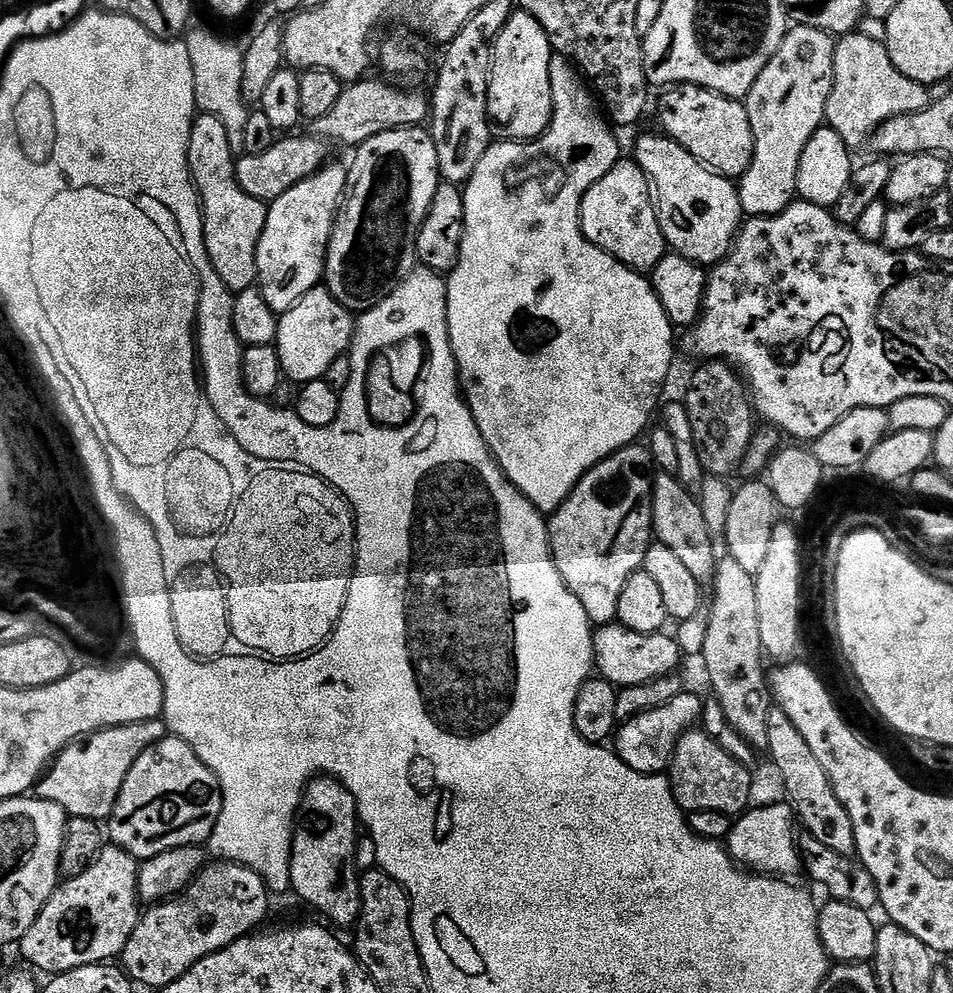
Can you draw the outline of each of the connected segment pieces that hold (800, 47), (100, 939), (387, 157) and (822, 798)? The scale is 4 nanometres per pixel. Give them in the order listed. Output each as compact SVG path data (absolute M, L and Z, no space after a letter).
M805 24L789 27L782 46L778 46L778 54L774 54L766 70L758 74L758 82L754 82L743 101L745 110L750 114L750 126L754 130L754 158L746 174L738 180L740 205L745 217L777 216L797 199L798 162L802 162L802 150L806 150L806 142L810 142L810 138L814 138L814 134L825 123L826 102L834 86L835 49L836 40L831 32L823 32Z
M105 846L78 878L64 880L44 904L34 926L18 941L18 949L33 964L31 967L37 973L59 974L123 957L126 942L142 915L142 904L136 895L137 871L138 862L128 852Z
M427 127L391 129L370 138L355 149L356 157L348 168L346 199L332 227L328 243L328 260L324 264L324 280L330 294L349 308L352 313L368 312L385 300L393 290L417 267L416 239L422 222L430 214L434 194L442 183L438 150Z
M773 707L768 714L766 755L772 759L772 764L780 775L780 784L788 795L787 803L795 819L802 825L803 831L818 842L822 842L822 846L851 857L856 851L856 843L850 814L846 814L846 806L838 802L838 794L834 794L834 786L830 786L830 778L826 778L826 770L822 770L818 758L814 758L814 750L810 750L806 738L798 734L795 726L785 718L783 710L777 707Z

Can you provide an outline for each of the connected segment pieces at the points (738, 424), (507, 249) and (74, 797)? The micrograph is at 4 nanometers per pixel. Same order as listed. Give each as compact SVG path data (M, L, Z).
M722 360L699 365L688 384L688 393L682 397L686 414L690 414L690 427L694 433L694 450L698 450L698 462L712 478L728 478L741 467L744 455L754 435L752 420L754 409L750 393L741 373Z
M556 54L550 62L553 110L548 131L543 136L527 142L493 142L486 154L482 154L482 162L478 162L468 183L463 185L464 237L456 266L446 280L449 297L454 301L454 306L448 309L448 336L452 340L452 353L456 355L456 371L460 378L462 395L468 402L468 408L472 411L472 417L482 438L492 451L492 457L496 459L505 476L522 496L539 512L545 514L557 512L563 506L585 472L589 472L594 465L618 449L625 448L627 444L637 443L645 435L649 427L648 419L651 418L656 403L657 408L661 403L660 387L667 382L668 371L672 368L674 331L674 325L668 319L658 294L652 289L651 279L647 275L632 271L598 246L594 246L580 228L582 198L590 190L590 186L594 186L594 182L598 182L616 165L618 153L616 140L612 137L613 129L607 123L596 124L601 116L599 111L596 113L592 108L584 109L576 104L564 104L564 84L572 84L576 92L586 88L581 73L572 61Z
M157 718L123 724L117 728L102 728L91 736L69 744L40 777L39 799L62 806L62 810L69 817L107 821L114 810L114 802L118 802L122 782L126 782L126 774L130 774L130 766L134 766L140 755L163 740L165 735L166 725L163 719Z

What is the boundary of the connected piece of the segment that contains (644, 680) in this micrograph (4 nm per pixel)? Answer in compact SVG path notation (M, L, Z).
M618 622L606 624L595 629L592 638L594 668L603 679L615 684L617 689L633 688L651 684L663 676L671 676L677 671L682 649L675 635L664 632L651 632L643 636L629 628L623 628Z

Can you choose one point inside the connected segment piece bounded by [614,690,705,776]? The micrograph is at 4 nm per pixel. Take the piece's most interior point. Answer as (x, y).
(647, 743)

